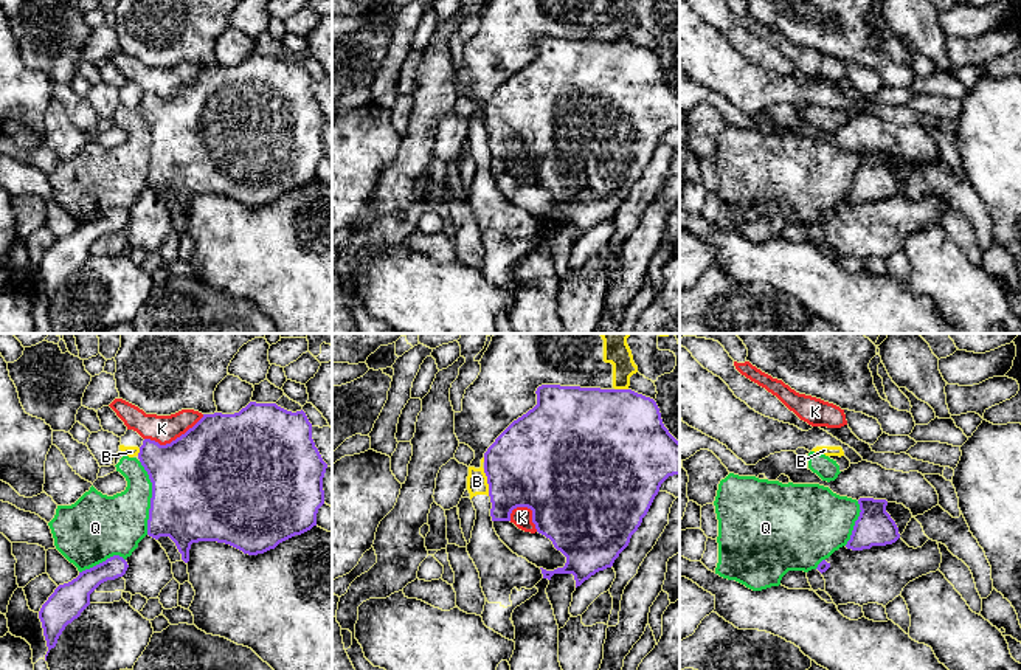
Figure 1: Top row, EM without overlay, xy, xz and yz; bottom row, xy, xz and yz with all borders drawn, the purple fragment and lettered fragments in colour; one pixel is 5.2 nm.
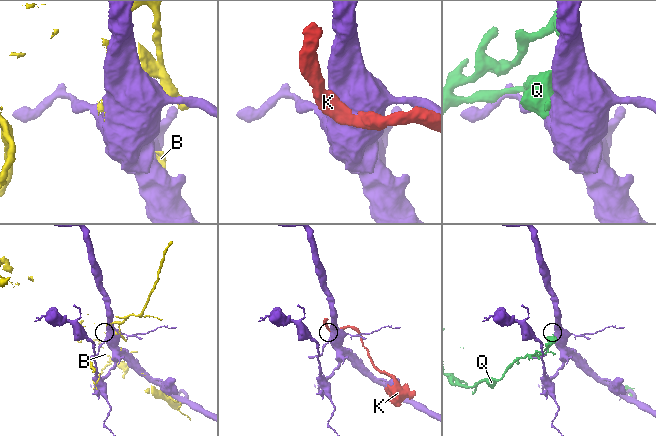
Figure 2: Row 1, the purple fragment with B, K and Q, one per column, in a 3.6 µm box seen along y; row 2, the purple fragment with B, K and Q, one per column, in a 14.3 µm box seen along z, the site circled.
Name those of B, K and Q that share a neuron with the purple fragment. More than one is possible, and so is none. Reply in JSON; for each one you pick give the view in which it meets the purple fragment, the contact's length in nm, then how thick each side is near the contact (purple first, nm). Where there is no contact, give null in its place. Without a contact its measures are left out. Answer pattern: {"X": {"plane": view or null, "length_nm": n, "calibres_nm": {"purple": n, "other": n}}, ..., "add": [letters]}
{"add": []}

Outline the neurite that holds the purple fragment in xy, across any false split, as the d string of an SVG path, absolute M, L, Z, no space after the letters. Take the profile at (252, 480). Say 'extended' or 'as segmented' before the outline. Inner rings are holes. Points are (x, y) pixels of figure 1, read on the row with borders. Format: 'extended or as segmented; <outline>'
as segmented; M250 402L234 414L203 414L171 444L144 439L138 459L152 482L147 535L155 540L169 537L185 563L189 561L191 544L199 541L225 543L248 555L264 554L317 526L318 509L324 504L327 464L315 447L312 423L303 409L292 413L276 403Z

